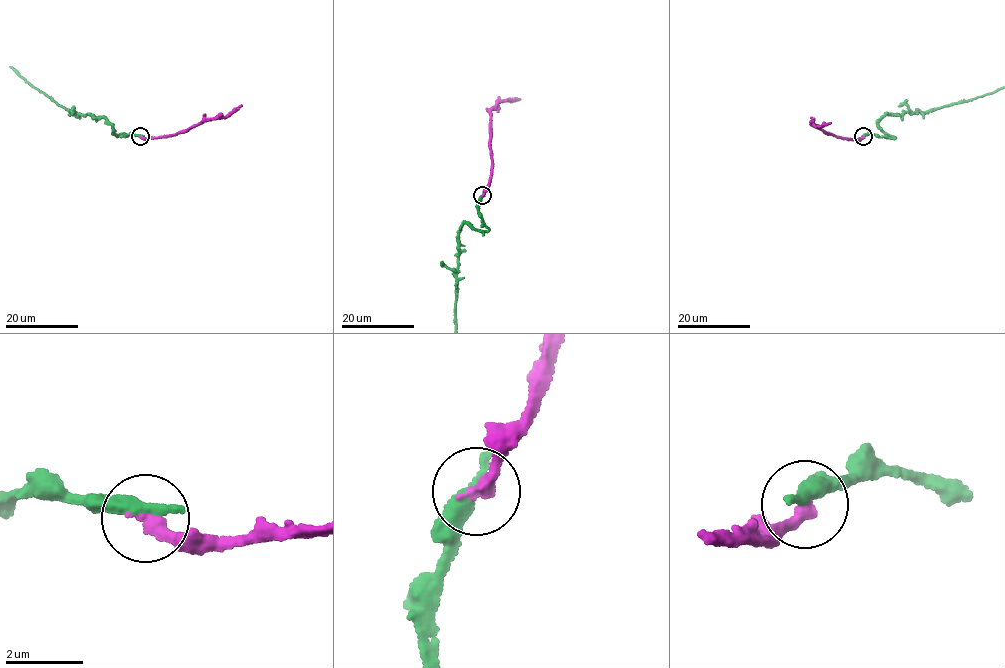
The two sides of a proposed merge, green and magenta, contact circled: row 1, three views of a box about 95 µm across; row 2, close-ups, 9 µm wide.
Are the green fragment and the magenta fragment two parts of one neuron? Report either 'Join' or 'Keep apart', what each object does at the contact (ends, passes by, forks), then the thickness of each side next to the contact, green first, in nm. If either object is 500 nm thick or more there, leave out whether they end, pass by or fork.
Keep apart. At the ring green ends. At the ring magenta ends. Thickness 480 nm (green) against 360 nm

